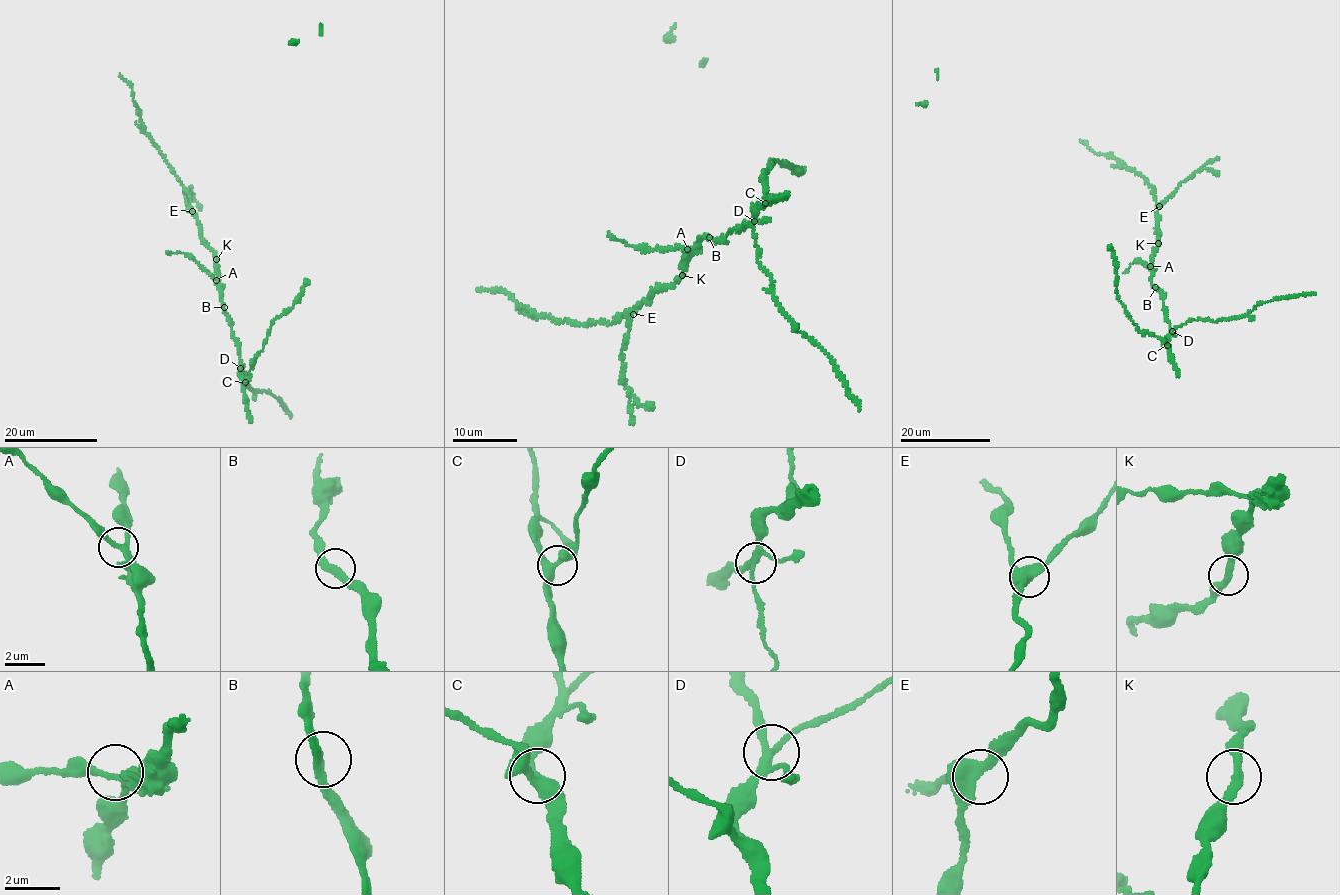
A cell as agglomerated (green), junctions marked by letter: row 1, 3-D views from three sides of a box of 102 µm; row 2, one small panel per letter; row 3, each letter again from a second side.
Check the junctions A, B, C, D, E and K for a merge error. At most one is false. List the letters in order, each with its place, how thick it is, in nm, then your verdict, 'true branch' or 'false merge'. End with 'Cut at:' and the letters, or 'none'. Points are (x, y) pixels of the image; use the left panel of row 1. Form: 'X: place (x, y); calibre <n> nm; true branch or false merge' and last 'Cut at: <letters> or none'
A: place (216, 280); calibre 240 nm; true branch
B: place (224, 307); calibre 320 nm; true branch
C: place (245, 382); calibre 400 nm; true branch
D: place (240, 368); calibre 240 nm; false merge
E: place (192, 211); calibre 420 nm; true branch
K: place (216, 259); calibre 280 nm; true branch
Cut at: D

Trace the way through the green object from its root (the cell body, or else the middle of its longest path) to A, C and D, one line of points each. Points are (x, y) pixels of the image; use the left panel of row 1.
A: (188, 197), (200, 237), (215, 256), (216, 280)
C: (188, 197), (200, 237), (215, 256), (222, 307), (237, 342), (240, 376), (245, 382)
D: (188, 197), (200, 237), (215, 256), (222, 307), (237, 342), (241, 367)

